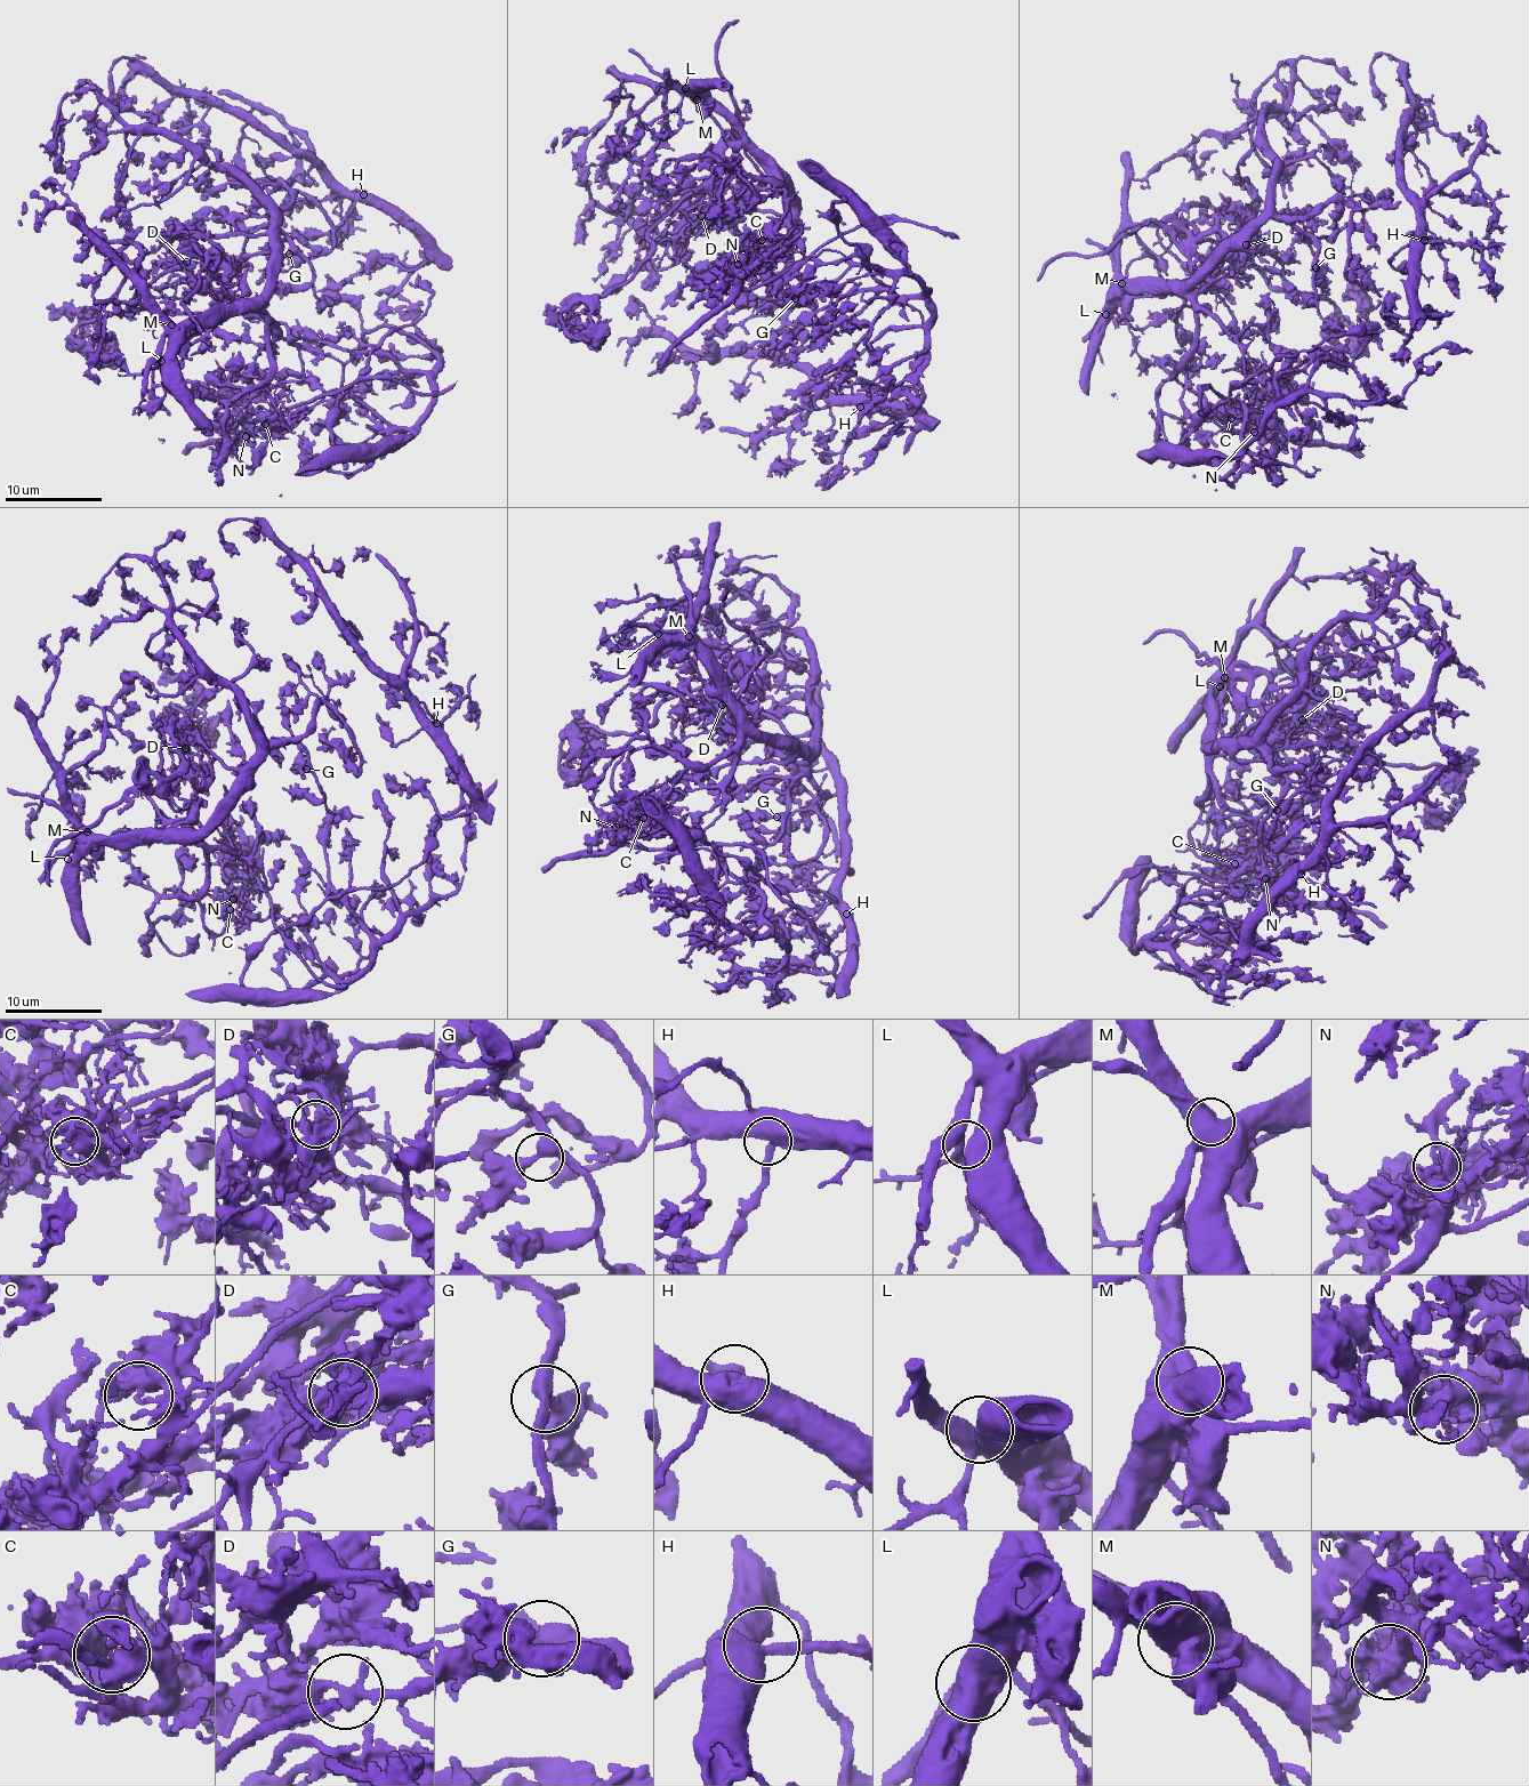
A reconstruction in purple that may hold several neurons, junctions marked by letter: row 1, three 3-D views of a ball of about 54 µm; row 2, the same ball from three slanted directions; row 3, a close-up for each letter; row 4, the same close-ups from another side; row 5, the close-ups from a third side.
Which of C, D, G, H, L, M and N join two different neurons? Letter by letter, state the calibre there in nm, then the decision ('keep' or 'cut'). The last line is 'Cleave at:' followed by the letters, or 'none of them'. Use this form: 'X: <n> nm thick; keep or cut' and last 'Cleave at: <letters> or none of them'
C: 400 nm thick; cut
D: 280 nm thick; cut
G: 340 nm thick; keep
H: 550 nm thick; keep
L: 850 nm thick; keep
M: 750 nm thick; cut
N: 400 nm thick; keep
Cleave at: C, D, M

